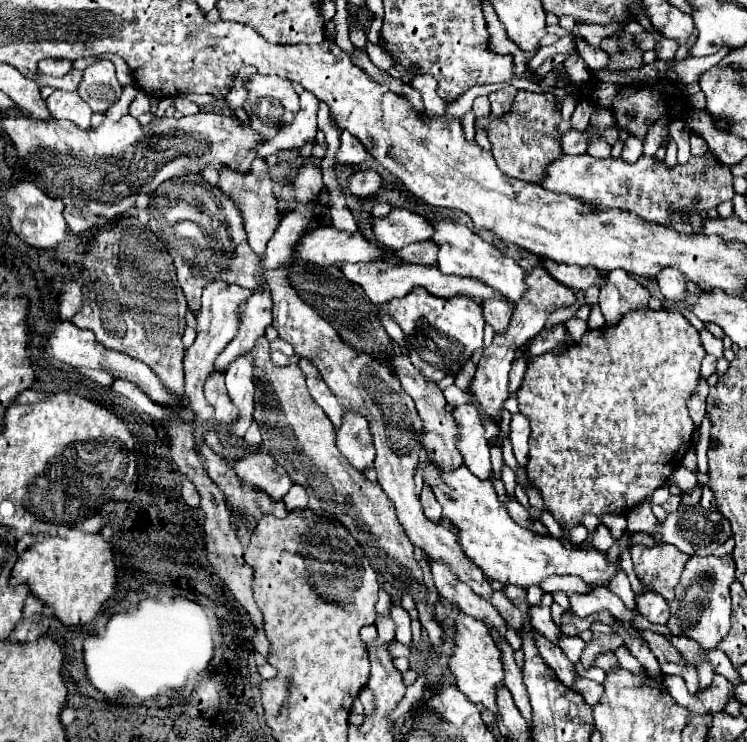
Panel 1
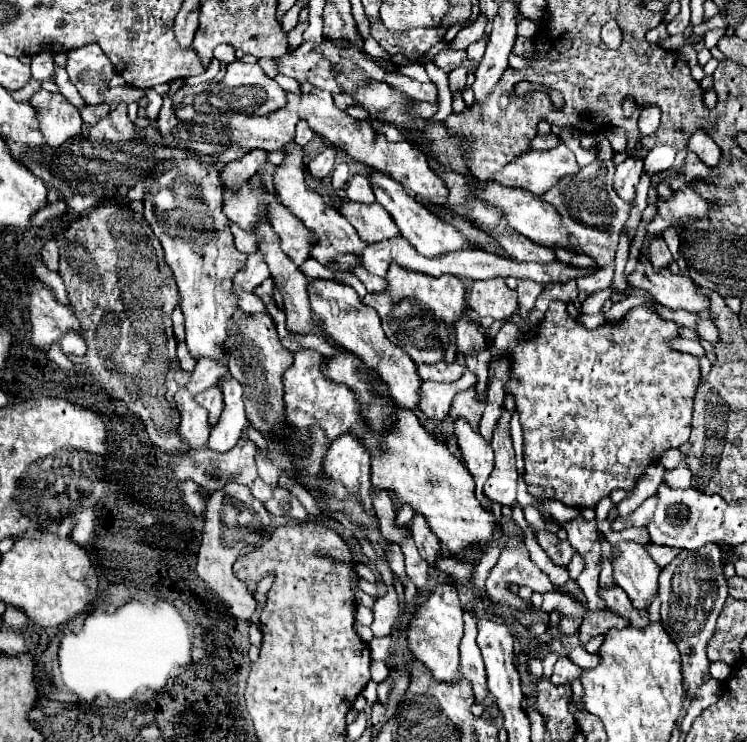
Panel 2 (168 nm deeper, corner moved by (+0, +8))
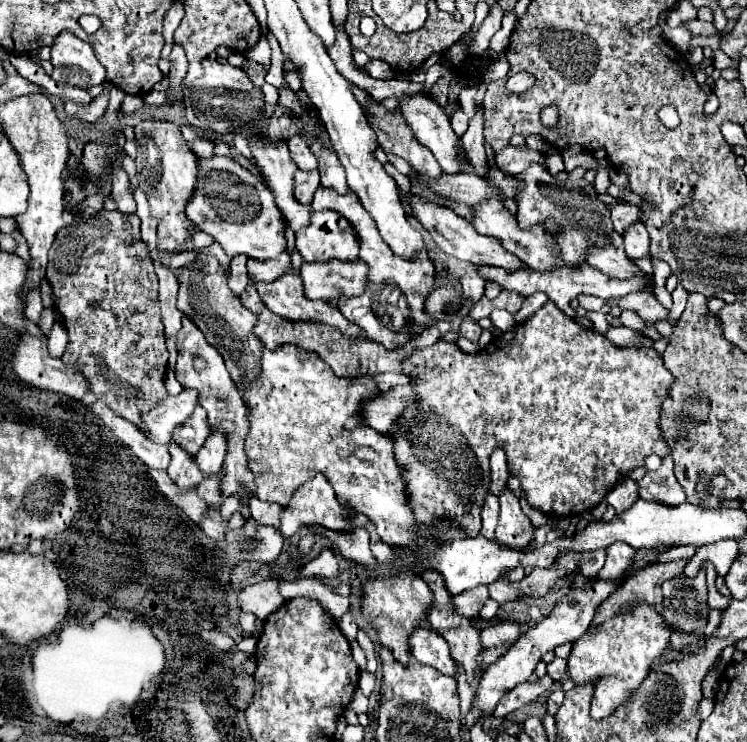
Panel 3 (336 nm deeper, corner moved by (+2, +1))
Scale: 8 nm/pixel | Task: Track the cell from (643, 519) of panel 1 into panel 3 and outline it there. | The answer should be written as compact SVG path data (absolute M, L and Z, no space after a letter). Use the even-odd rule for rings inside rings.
M675 546L675 548L667 548L667 550L659 552L657 560L659 560L659 562L665 562L665 560L687 560L687 558L691 558L691 556L695 554L695 550L697 550L697 548L693 548L693 546Z

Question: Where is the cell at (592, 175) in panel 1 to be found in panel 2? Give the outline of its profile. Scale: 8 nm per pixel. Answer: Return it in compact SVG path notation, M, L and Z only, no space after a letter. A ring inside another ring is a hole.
M561 141L557 147L549 151L529 151L521 157L513 159L501 171L493 173L489 181L495 181L505 187L527 189L533 195L545 193L545 189L553 187L561 177L575 175L579 165L575 155Z

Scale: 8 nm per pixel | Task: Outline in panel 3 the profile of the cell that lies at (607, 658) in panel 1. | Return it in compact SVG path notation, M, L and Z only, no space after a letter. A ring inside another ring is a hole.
M555 658L551 664L547 664L547 674L555 680L555 682L561 682L567 674L567 662L563 658Z

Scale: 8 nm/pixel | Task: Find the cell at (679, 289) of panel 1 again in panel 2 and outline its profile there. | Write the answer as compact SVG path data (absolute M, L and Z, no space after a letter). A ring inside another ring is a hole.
M661 237L651 239L651 243L647 245L647 257L655 269L667 267L667 263L671 261L671 253L667 249L667 243Z

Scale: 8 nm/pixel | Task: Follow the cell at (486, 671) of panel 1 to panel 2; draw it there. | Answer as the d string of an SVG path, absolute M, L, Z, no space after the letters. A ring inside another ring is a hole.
M449 583L437 585L415 609L413 619L407 627L407 647L411 655L421 661L437 681L461 679L457 669L459 661L459 643L463 633L463 607L457 597L457 589Z

